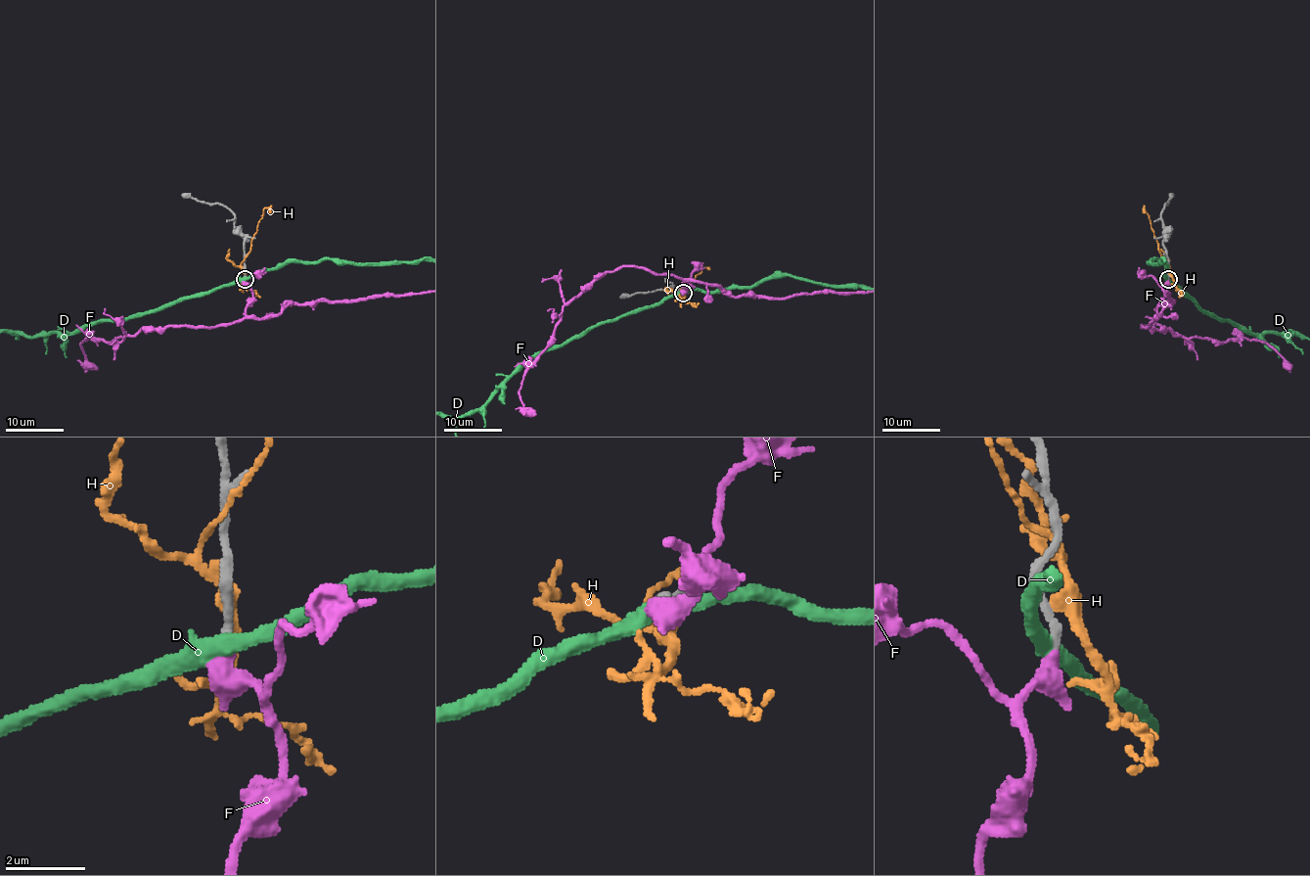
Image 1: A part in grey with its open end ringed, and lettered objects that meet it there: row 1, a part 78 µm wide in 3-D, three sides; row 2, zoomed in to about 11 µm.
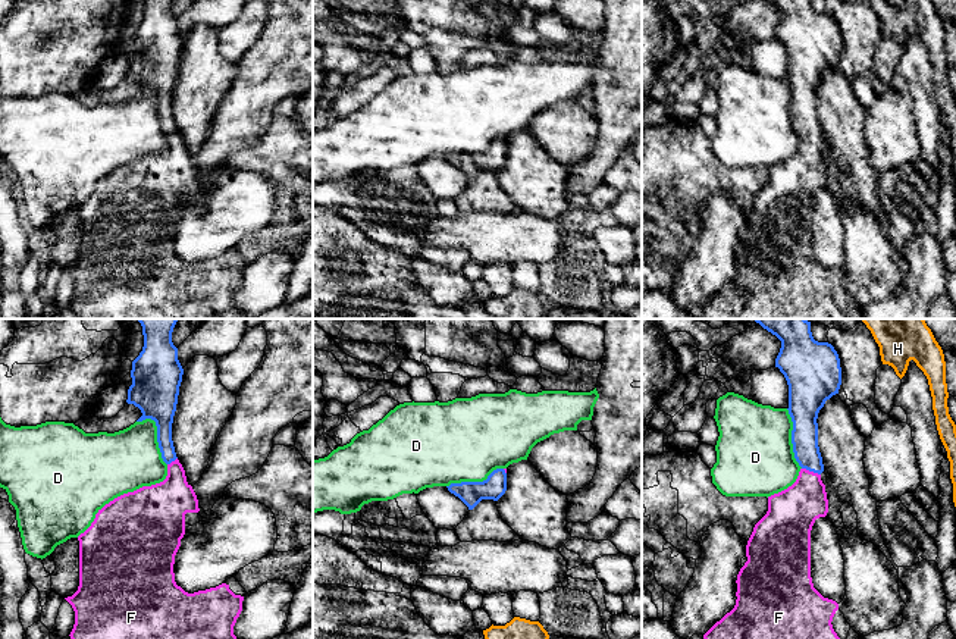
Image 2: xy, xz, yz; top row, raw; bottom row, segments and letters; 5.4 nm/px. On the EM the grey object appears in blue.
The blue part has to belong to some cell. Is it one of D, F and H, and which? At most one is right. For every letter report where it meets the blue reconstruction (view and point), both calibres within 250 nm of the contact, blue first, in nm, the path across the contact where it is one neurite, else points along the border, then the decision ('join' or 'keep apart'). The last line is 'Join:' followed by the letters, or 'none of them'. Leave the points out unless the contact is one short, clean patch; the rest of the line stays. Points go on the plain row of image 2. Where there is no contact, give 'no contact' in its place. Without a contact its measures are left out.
D: xy (157, 106) | 260/340 nm | along xy (137, 91), (151, 90), (154, 93), (157, 118), (166, 135) | keep apart
F: yz (811, 141) | 140/260 nm | across yz (805, 100), (811, 141), (808, 165), (792, 182) | join
H: no contact | keep apart
Join: F

